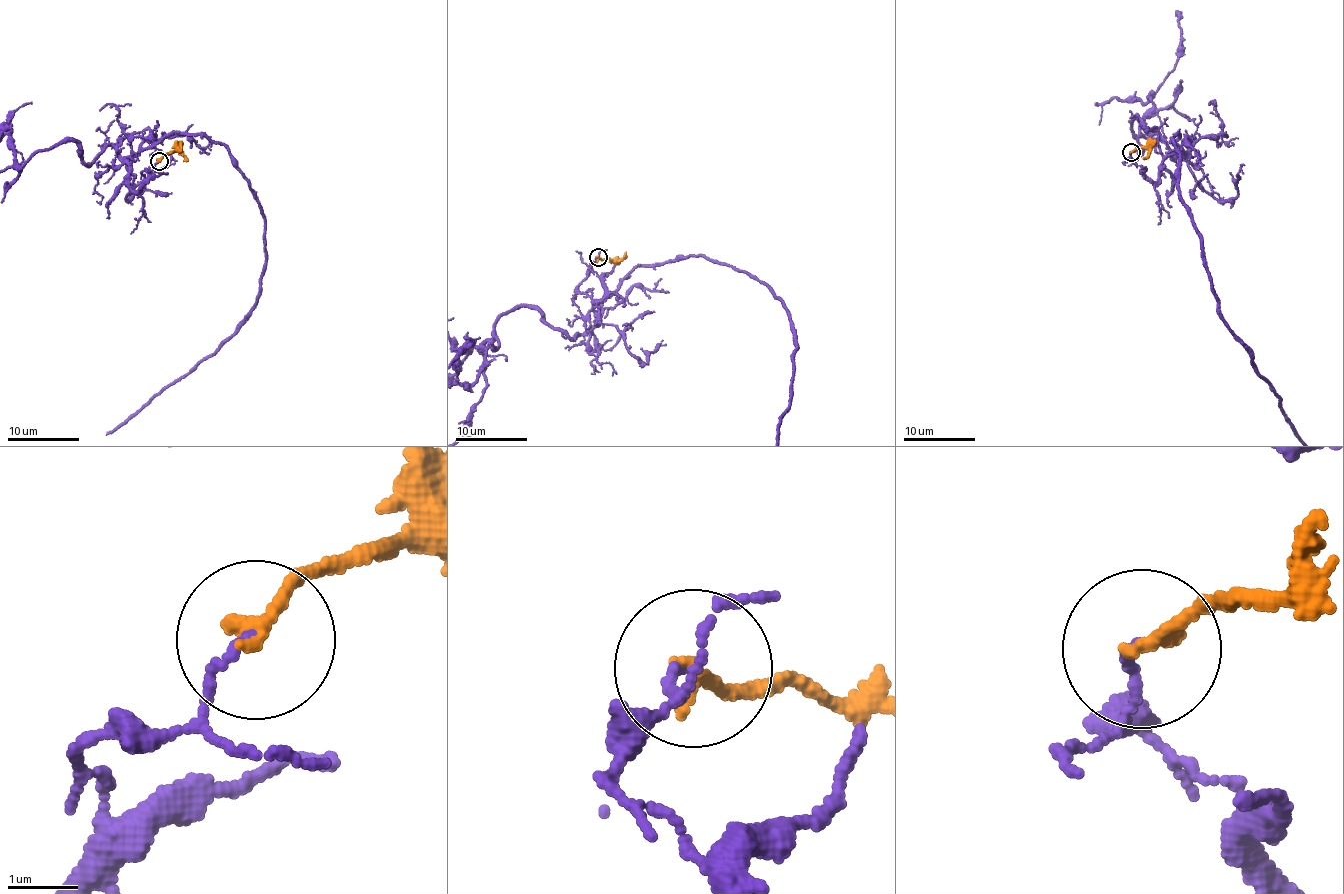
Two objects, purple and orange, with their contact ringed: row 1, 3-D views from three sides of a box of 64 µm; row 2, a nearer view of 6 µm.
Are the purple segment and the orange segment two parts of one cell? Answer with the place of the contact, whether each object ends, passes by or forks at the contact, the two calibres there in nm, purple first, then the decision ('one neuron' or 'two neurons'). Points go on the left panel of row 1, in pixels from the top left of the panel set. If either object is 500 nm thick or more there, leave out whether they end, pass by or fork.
at (159, 161); purple ends there; orange ends there; 100 nm thick on the purple side, 220 nm on the other; two neurons

